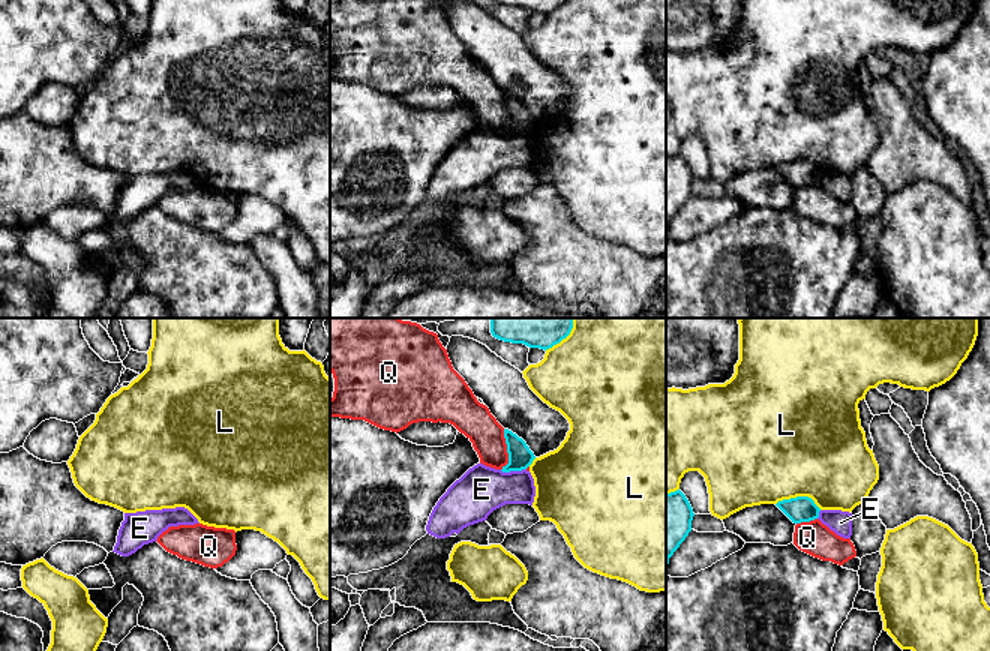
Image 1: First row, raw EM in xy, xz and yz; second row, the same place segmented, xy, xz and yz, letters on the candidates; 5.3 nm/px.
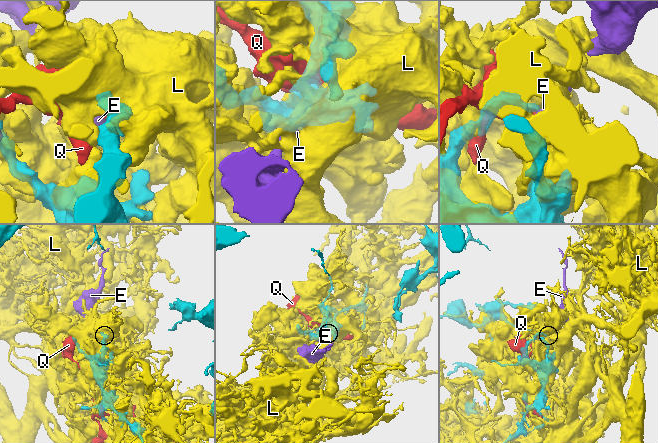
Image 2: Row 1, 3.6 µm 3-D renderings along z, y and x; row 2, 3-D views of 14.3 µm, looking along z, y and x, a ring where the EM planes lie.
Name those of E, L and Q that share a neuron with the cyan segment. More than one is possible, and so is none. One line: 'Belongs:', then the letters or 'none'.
Belongs: none

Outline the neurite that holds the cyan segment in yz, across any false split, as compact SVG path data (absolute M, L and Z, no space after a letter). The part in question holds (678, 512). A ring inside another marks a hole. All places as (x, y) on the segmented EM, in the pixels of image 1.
M678 489L666 494L666 568L669 558L692 531L693 508Z

